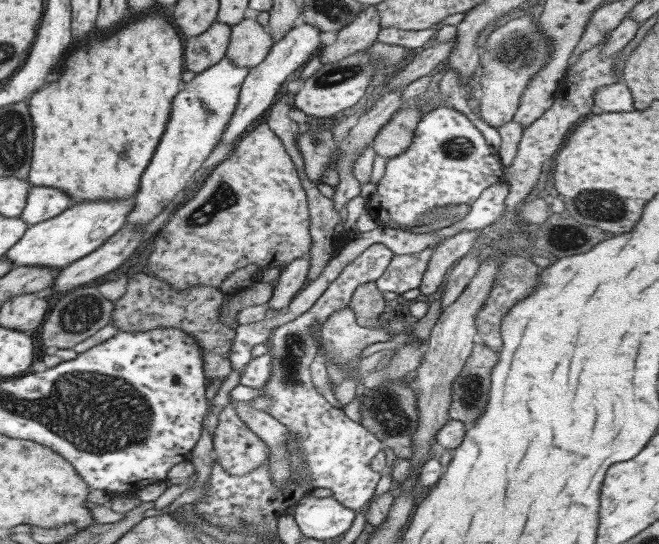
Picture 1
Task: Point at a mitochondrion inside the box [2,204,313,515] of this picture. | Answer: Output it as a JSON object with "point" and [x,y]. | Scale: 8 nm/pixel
{"point":[81,313]}

